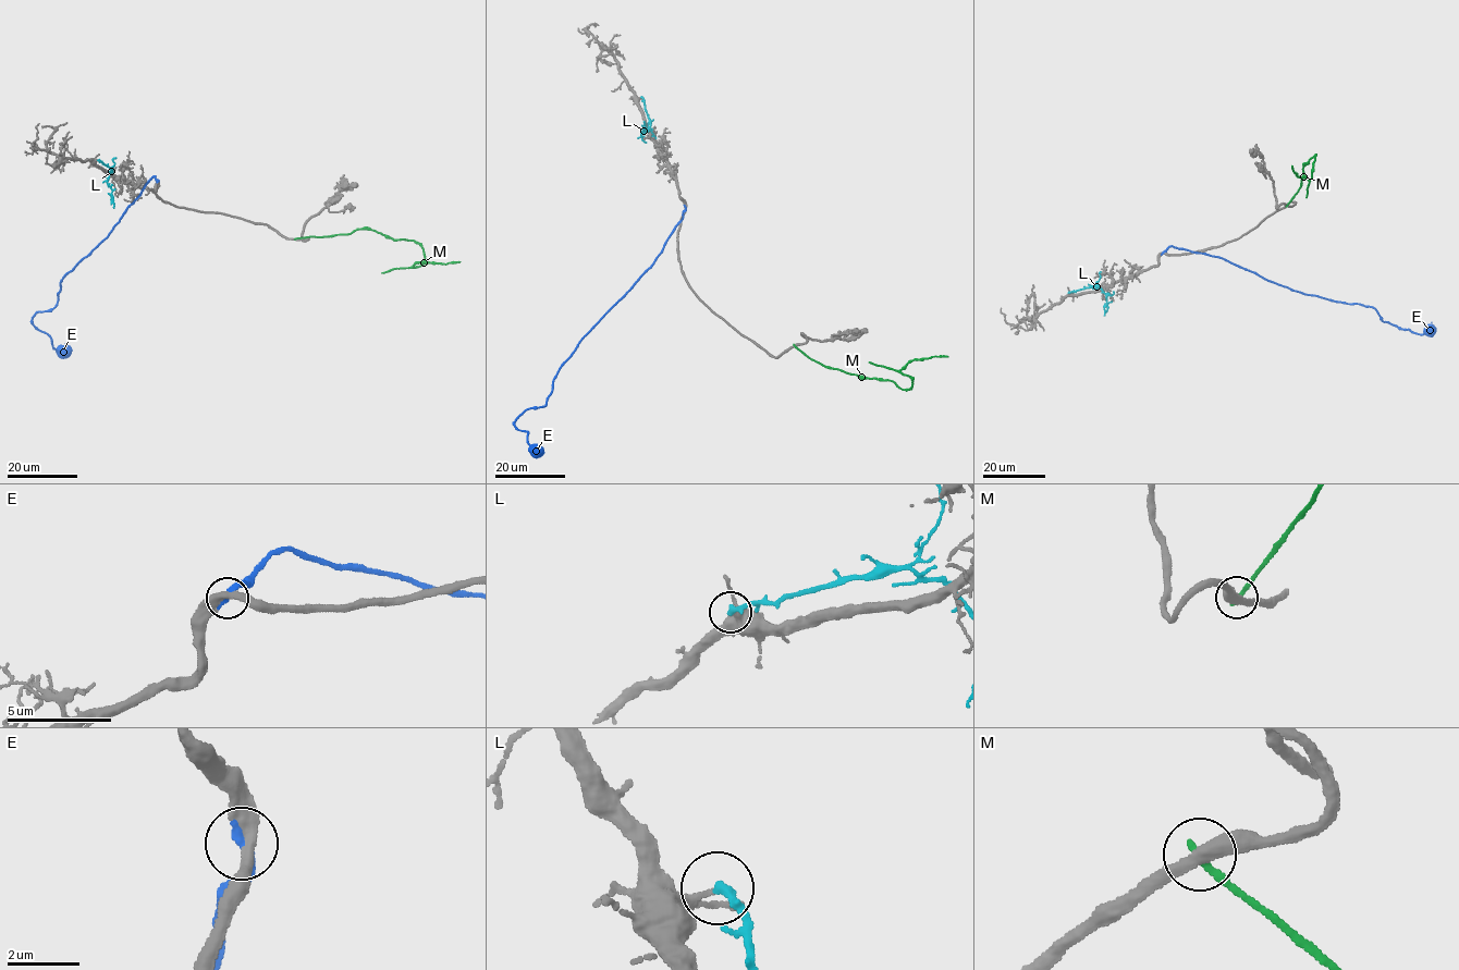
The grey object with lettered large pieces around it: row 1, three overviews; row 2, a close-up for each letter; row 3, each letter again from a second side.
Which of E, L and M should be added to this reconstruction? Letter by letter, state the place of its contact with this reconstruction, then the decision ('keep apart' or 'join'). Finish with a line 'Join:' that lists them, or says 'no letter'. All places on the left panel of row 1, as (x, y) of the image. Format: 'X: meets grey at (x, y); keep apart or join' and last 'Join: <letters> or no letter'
E: meets grey at (157, 182); join
L: meets grey at (98, 160); keep apart
M: meets grey at (295, 238); keep apart
Join: E

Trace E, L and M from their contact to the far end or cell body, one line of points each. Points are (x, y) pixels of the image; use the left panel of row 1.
E: (157, 181), (155, 176), (146, 183), (107, 237), (65, 275), (53, 308), (33, 317), (53, 348), (70, 350)
L: (98, 160), (111, 170), (108, 184), (113, 208)
M: (295, 238), (370, 229), (391, 238), (417, 243), (423, 248), (424, 262), (413, 266), (419, 262), (461, 261)

